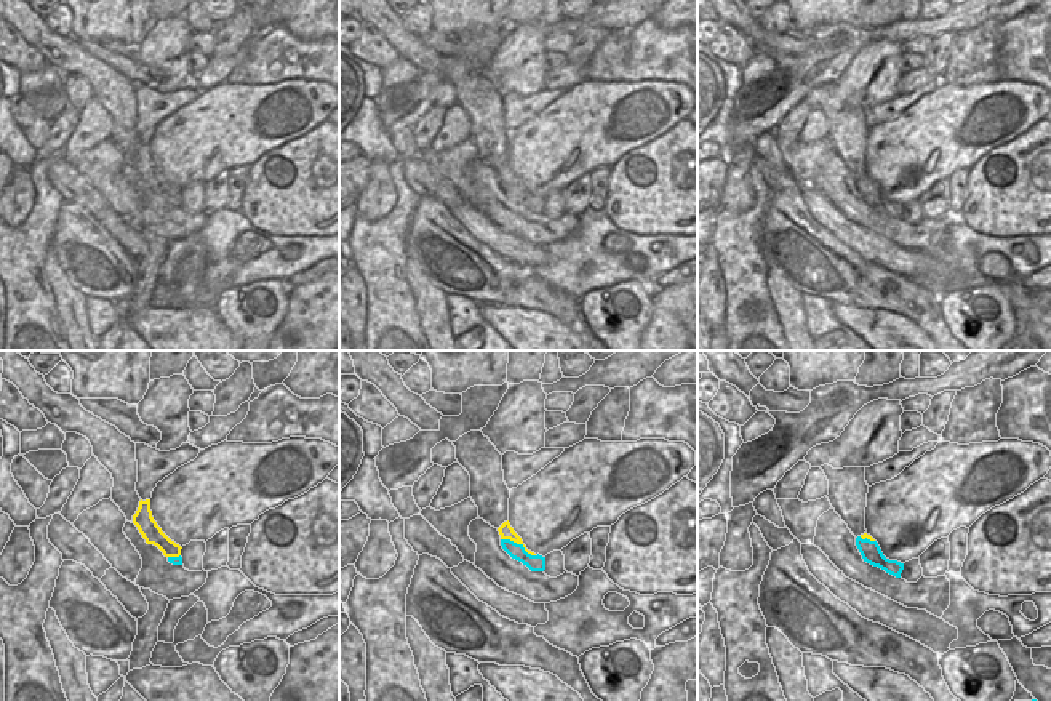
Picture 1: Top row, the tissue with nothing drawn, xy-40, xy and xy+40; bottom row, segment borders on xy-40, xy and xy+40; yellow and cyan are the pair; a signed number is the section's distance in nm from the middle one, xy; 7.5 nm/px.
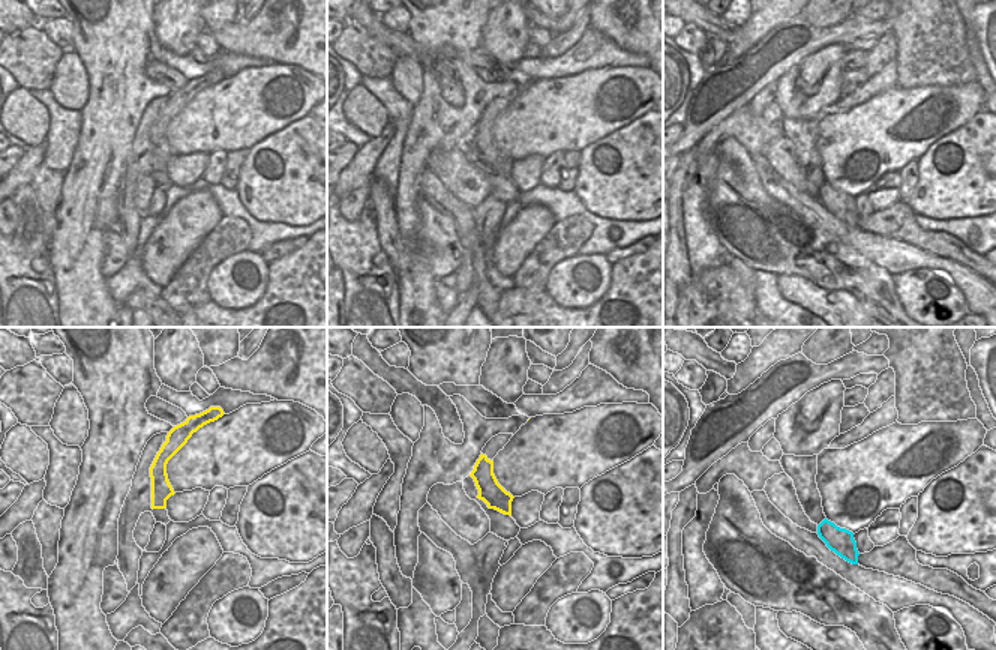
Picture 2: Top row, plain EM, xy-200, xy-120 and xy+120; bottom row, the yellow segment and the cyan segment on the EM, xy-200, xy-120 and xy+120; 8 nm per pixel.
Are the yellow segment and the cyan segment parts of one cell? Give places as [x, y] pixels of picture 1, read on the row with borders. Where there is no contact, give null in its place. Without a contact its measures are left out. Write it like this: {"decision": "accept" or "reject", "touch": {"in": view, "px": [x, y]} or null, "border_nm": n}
{"decision": "accept", "touch": {"in": "xy", "px": [519, 543]}, "border_nm": 300}

